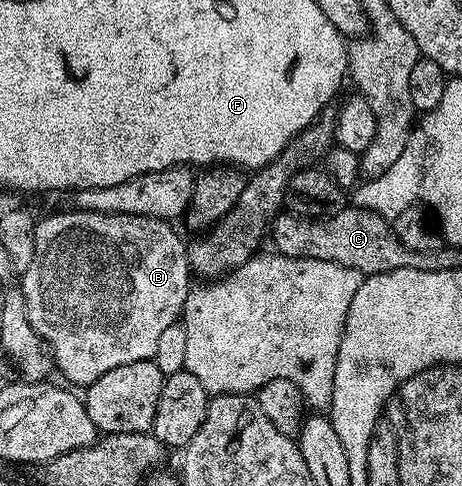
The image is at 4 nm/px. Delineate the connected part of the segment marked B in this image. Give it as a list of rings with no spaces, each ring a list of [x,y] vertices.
[[[75,208],[69,209],[69,214],[52,214],[49,218],[40,218],[36,224],[36,231],[34,232],[34,260],[30,260],[30,268],[26,268],[22,271],[21,282],[18,282],[18,288],[24,293],[24,299],[26,300],[26,316],[30,320],[30,324],[34,328],[34,332],[38,332],[38,336],[43,340],[48,347],[52,350],[52,361],[55,369],[60,370],[73,382],[73,387],[81,386],[81,388],[87,388],[91,386],[94,380],[98,380],[98,376],[106,376],[106,372],[110,372],[110,368],[122,368],[122,364],[134,364],[135,362],[147,362],[155,359],[157,356],[156,349],[160,346],[160,341],[164,338],[164,333],[171,328],[172,325],[177,325],[178,319],[183,315],[184,305],[188,299],[190,293],[190,285],[188,286],[188,274],[190,275],[190,263],[188,260],[189,247],[184,246],[182,239],[176,235],[176,230],[171,221],[162,218],[147,218],[146,216],[140,216],[138,214],[103,214],[102,212],[90,212],[89,210],[77,210]]]

